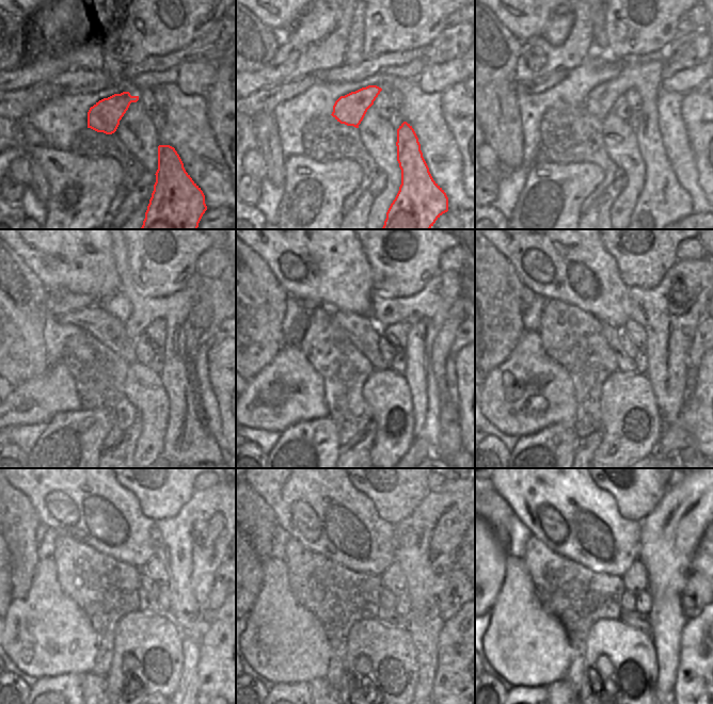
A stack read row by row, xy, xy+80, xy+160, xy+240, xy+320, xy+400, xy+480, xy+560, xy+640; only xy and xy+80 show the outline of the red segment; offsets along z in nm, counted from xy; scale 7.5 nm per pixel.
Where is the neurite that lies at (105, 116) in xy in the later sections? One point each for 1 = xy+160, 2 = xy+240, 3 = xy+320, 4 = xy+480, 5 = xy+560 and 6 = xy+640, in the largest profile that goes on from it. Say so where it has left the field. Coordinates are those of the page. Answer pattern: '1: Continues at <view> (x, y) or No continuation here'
1: Continues at xy+160 (663, 202)
2: Continues at xy+240 (187, 441)
3: Continues at xy+320 (425, 312)
4: Continues at xy+480 (191, 545)
5: Continues at xy+560 (425, 544)
6: Continues at xy+640 (669, 536).

